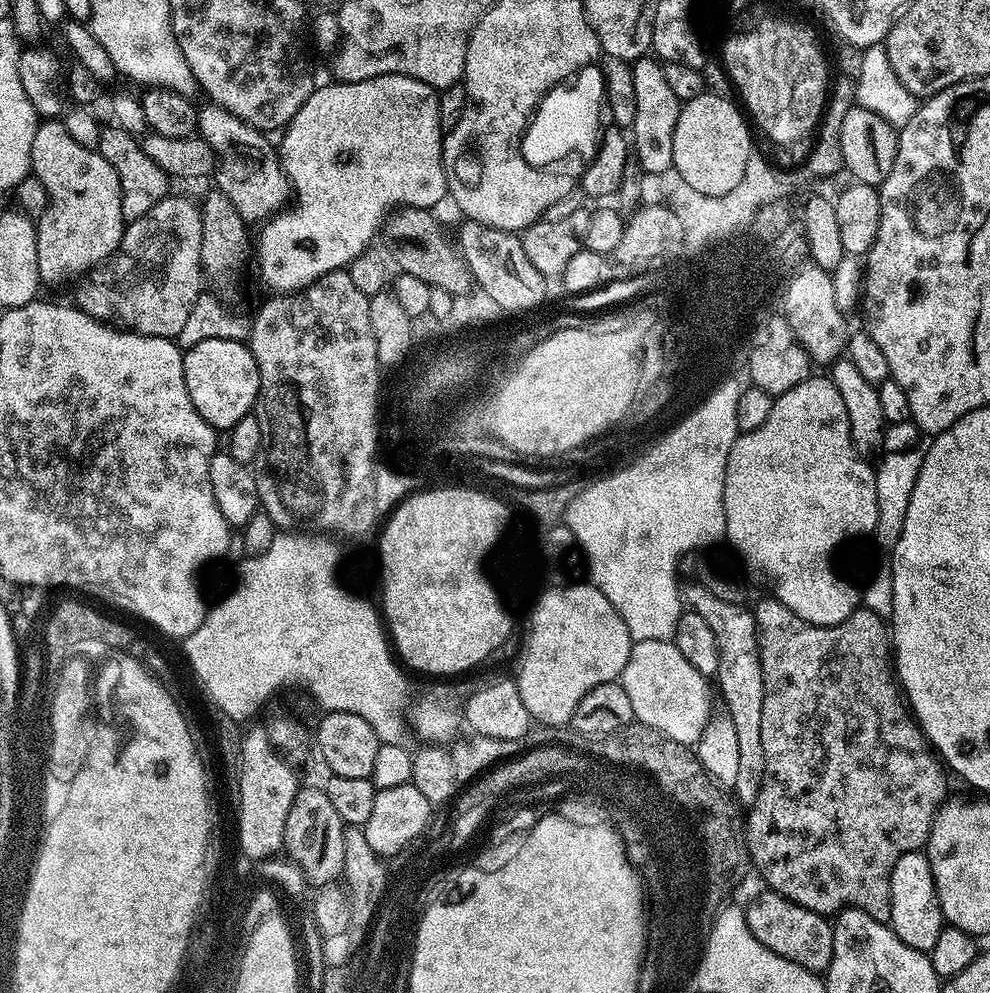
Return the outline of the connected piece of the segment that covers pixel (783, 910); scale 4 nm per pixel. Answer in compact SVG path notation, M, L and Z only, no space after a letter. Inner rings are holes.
M764 890L764 893L746 908L748 925L762 946L771 946L782 958L802 966L817 974L827 973L832 961L834 938L832 924L819 912L806 910L806 906L798 906L777 892Z

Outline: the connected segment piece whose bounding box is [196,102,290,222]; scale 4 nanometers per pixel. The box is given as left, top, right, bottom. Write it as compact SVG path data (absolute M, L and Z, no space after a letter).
M208 102L205 105L205 108L199 109L196 126L198 135L210 146L216 163L214 168L215 187L225 192L245 222L252 222L252 220L263 222L269 219L274 213L283 209L290 200L288 176L284 173L284 169L280 167L280 158L273 141L271 144L268 141L271 139L259 128L250 126L242 118L230 114L230 110L226 110L221 104Z

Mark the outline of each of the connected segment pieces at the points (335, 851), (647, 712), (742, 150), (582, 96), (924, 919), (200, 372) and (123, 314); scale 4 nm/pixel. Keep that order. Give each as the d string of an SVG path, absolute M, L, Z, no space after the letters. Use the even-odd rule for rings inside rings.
M301 787L294 798L294 806L290 806L290 814L286 816L283 851L301 867L305 877L339 877L343 870L344 828L344 819L338 814L338 810L334 810L334 805L330 803L327 791L323 787Z
M671 639L633 643L630 658L626 658L626 666L618 677L618 683L623 686L630 698L630 706L634 706L635 719L641 724L660 730L674 742L687 746L696 746L699 743L708 721L714 716L712 700L708 697L707 682L709 681L706 676L686 660L685 655Z
M712 90L681 103L678 126L674 126L672 167L687 185L701 194L730 194L746 171L750 150L754 147L753 129L745 113L733 104L724 96L715 96Z
M588 64L581 68L574 76L569 76L561 84L556 84L540 99L540 105L532 113L532 119L528 121L528 129L520 140L520 152L535 168L551 169L553 166L560 166L565 160L572 164L576 159L580 162L587 162L594 158L596 149L602 135L602 123L600 124L600 112L602 116L602 105L604 98L604 74L596 64Z
M923 851L907 852L894 862L894 874L890 878L890 898L892 899L892 919L890 927L906 946L928 954L938 934L946 927L946 921L940 912L940 903L936 897L936 883L932 877L932 867Z
M208 338L198 342L184 352L184 377L194 410L202 414L211 428L230 430L257 407L260 398L258 362L245 341Z
M169 194L164 196L144 217L129 223L124 229L123 254L111 261L112 276L108 276L100 292L88 288L80 296L79 307L89 316L105 322L115 321L121 329L131 330L143 336L166 336L176 338L193 309L195 300L202 293L200 274L202 275L202 238L204 214L199 203L187 200L184 196ZM128 260L133 260L132 276L128 276Z

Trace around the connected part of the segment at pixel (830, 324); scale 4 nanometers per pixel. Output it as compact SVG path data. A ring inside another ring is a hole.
M805 262L795 272L796 269L787 277L784 285L782 315L790 330L794 330L800 345L807 350L809 358L817 365L831 365L845 355L850 335L850 327L844 321L847 320L845 313L840 312L834 300L832 272L811 262Z

